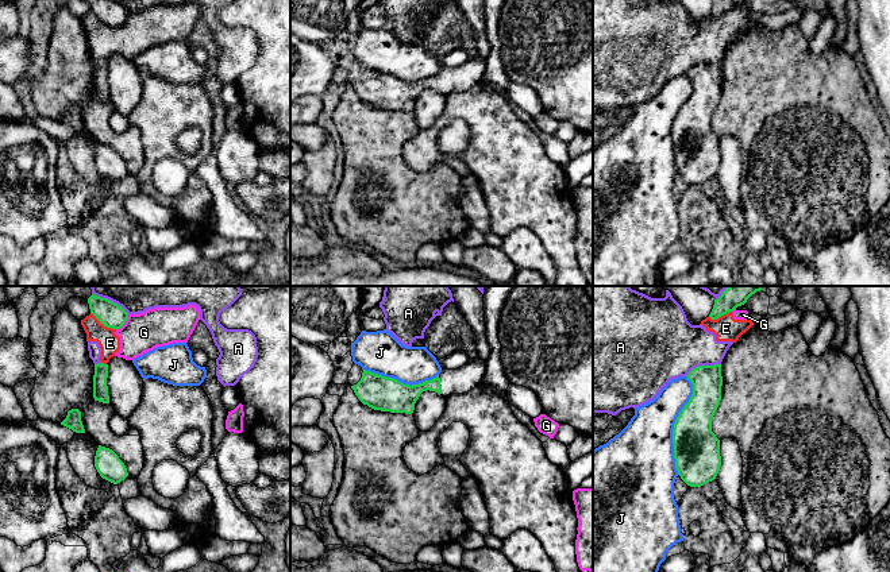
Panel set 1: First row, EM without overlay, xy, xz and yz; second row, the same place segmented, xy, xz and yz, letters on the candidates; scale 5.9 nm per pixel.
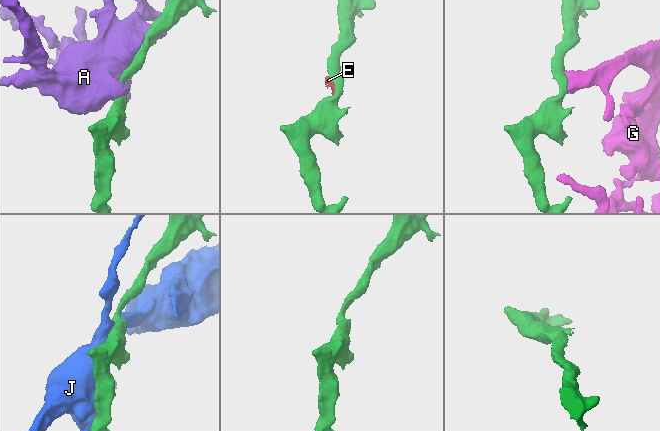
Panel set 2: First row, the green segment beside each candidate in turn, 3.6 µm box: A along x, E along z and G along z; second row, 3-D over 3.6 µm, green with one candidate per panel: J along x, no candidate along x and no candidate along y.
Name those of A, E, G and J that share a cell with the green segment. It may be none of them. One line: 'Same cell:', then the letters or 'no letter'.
Same cell: no letter

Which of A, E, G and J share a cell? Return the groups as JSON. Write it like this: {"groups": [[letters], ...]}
{"groups": [["A", "E", "G"], ["J"]]}

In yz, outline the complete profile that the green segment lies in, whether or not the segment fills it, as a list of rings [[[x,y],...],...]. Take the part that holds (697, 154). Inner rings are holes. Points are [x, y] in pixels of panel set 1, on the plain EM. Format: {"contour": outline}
{"contour": [[[721,62],[698,63],[687,73],[693,92],[673,127],[675,166],[690,185],[716,177],[720,165],[720,138],[712,130],[712,117],[721,98]]]}

